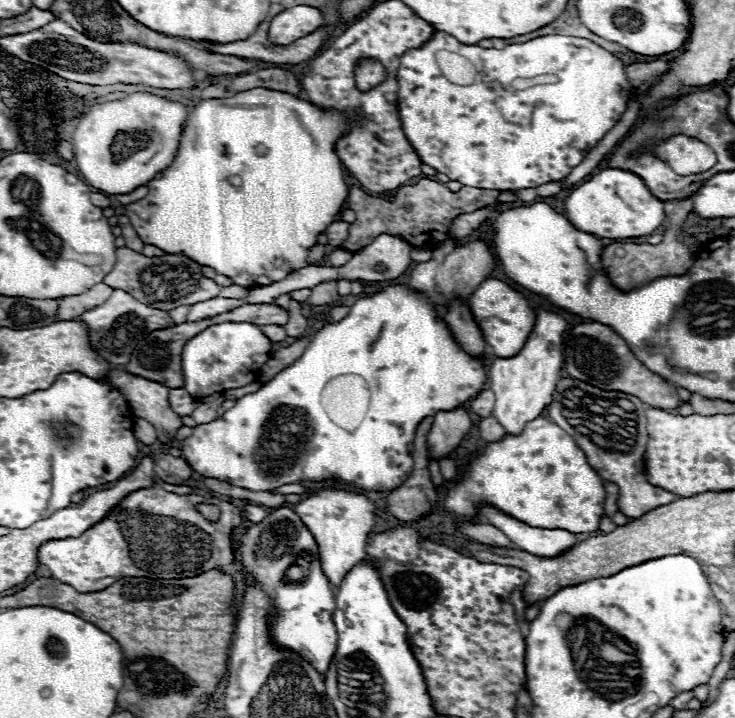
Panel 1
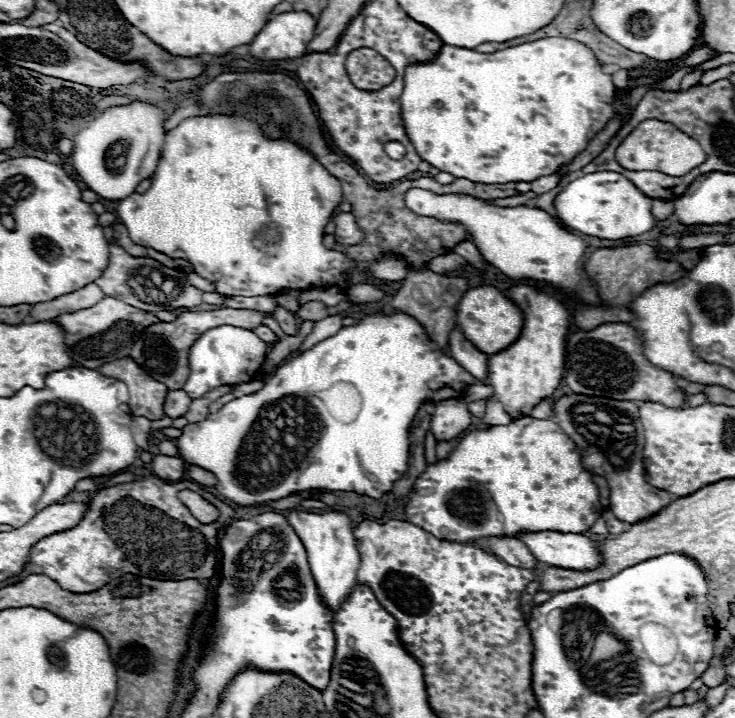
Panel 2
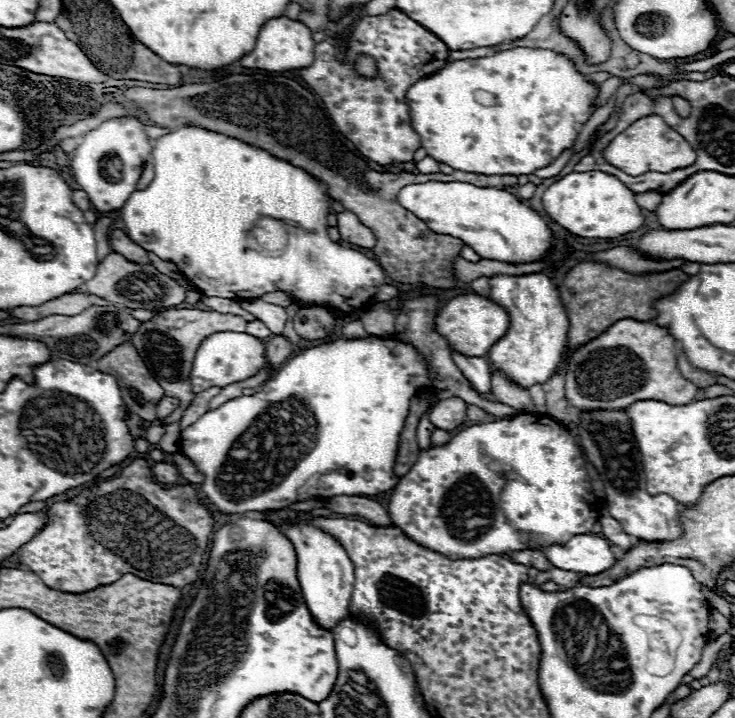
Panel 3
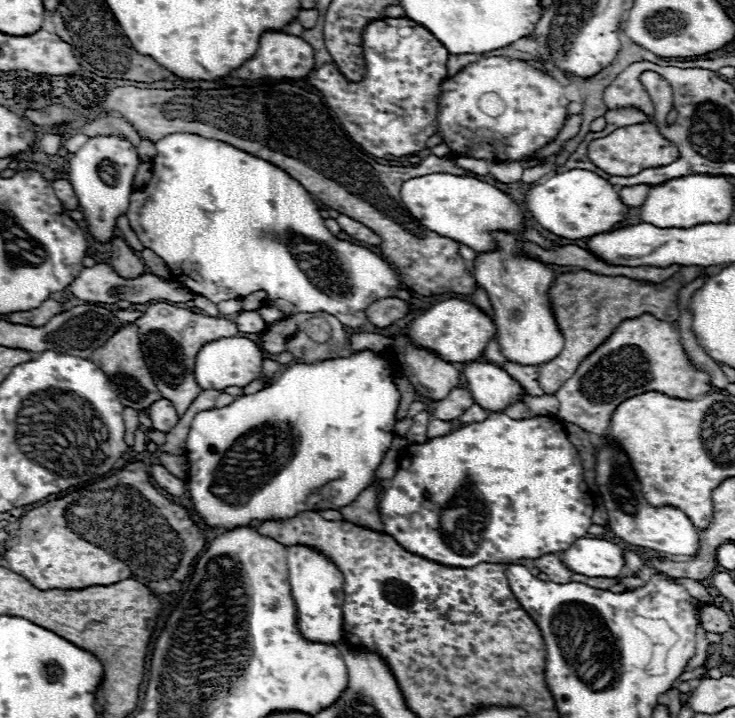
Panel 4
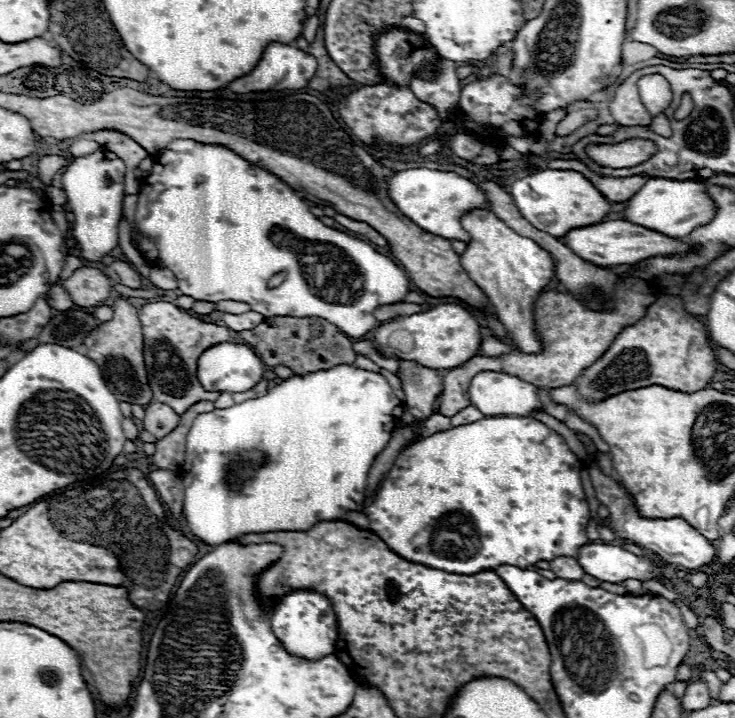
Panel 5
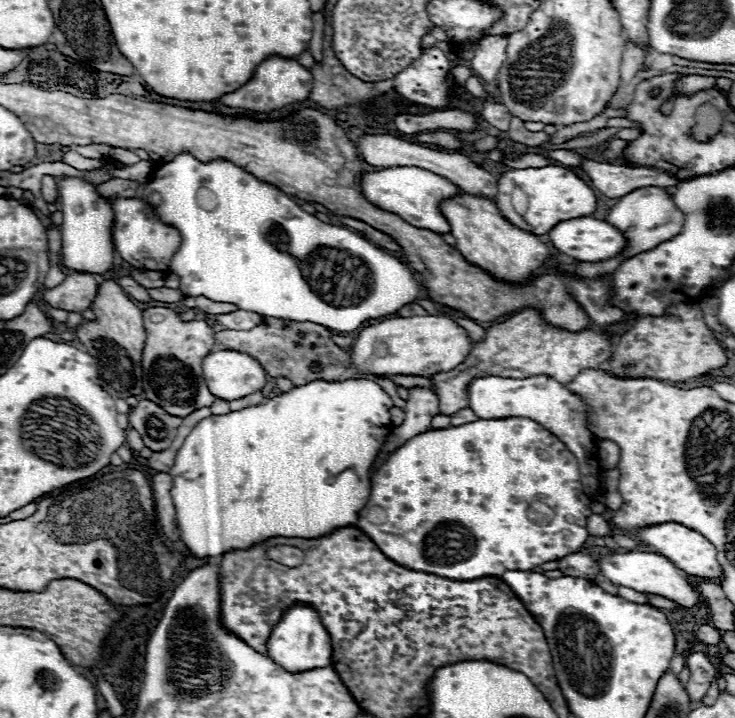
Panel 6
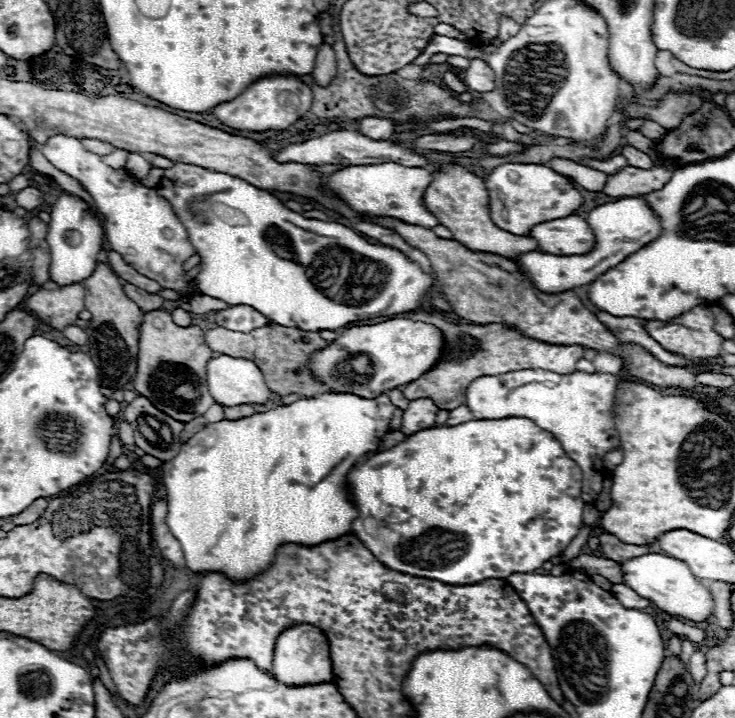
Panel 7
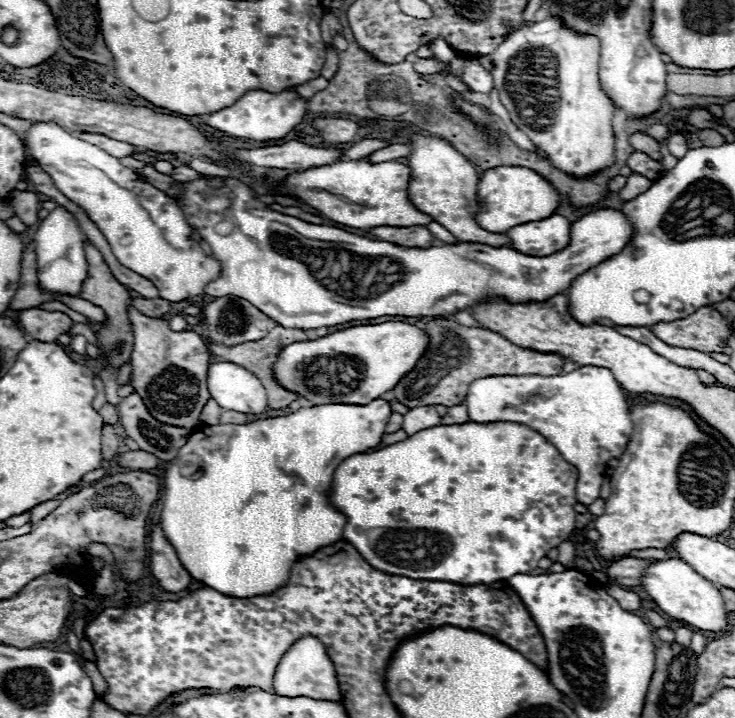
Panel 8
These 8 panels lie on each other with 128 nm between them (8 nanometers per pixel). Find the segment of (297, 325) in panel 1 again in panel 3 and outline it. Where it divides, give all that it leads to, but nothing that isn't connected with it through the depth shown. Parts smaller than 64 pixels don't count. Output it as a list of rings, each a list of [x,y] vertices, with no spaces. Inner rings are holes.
[[[272,336],[268,342],[266,342],[266,360],[270,362],[272,370],[270,374],[274,374],[288,358],[292,356],[292,344],[282,336]]]

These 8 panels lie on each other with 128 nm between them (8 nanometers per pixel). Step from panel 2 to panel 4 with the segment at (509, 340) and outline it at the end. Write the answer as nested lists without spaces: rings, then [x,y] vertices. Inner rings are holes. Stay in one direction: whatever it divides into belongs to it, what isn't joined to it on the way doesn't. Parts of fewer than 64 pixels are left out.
[[[444,300],[432,306],[426,314],[418,316],[408,328],[408,336],[422,348],[438,352],[448,362],[472,362],[482,356],[486,344],[496,334],[494,320],[484,314],[478,306],[468,304],[464,300]]]

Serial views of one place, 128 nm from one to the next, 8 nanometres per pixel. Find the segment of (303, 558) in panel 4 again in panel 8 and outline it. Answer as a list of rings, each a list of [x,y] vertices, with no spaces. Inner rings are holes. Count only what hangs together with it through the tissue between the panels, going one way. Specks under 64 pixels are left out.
[[[316,636],[298,638],[290,650],[280,658],[280,664],[274,674],[274,692],[280,696],[308,696],[314,700],[342,700],[338,678],[332,660],[326,654],[324,644]]]

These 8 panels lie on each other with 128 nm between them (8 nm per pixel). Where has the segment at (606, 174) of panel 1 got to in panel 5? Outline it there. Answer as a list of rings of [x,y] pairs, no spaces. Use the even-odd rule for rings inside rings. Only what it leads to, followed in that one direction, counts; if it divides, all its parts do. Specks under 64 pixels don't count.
[[[542,170],[510,186],[510,196],[520,214],[542,232],[562,238],[568,228],[584,228],[584,224],[598,224],[610,212],[608,198],[576,170]]]

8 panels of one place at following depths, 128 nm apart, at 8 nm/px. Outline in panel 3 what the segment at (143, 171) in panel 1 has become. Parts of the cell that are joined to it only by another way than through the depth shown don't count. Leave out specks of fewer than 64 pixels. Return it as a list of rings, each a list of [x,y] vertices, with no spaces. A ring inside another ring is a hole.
[[[136,116],[112,118],[78,140],[78,148],[72,152],[70,168],[76,182],[88,194],[98,212],[112,212],[122,208],[130,194],[136,190],[140,170],[152,154],[152,140],[148,140],[144,126],[146,124]]]

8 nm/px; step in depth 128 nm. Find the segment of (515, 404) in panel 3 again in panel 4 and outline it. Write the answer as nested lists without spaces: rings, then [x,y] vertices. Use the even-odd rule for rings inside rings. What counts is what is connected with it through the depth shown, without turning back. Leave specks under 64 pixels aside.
[[[496,336],[492,338],[492,342],[488,342],[488,346],[486,346],[486,350],[484,350],[484,356],[486,356],[492,364],[496,364],[498,368],[502,368],[502,364],[506,362],[506,358],[500,354],[500,348],[498,348],[498,342],[496,342]],[[522,396],[520,402],[524,402],[532,414],[536,416],[556,416],[558,414],[558,400],[556,396]]]

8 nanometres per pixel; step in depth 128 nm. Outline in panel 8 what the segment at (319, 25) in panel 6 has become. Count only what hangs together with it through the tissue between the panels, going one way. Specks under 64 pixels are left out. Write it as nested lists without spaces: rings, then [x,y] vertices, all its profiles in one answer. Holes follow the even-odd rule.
[[[328,48],[326,50],[326,62],[324,62],[324,68],[320,70],[320,74],[326,80],[334,78],[338,70],[338,54],[334,52],[334,48]]]

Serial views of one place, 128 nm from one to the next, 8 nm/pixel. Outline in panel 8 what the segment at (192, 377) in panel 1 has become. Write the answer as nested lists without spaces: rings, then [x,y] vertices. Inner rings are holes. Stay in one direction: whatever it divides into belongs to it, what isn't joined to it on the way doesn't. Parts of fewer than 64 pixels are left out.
[[[232,362],[210,364],[208,390],[224,410],[260,414],[268,408],[268,396],[258,376]]]

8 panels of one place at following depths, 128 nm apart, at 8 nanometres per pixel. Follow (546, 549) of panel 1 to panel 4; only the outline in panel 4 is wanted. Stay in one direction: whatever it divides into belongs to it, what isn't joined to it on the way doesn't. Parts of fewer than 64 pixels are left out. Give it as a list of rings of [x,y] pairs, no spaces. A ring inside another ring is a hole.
[[[580,538],[560,558],[572,572],[590,578],[616,578],[624,566],[622,548],[604,538]]]

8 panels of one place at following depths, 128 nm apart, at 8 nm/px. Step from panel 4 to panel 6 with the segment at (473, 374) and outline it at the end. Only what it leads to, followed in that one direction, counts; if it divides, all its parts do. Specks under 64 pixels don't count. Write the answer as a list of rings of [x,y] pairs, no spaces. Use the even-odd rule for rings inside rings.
[[[484,376],[484,378],[476,378],[470,382],[468,396],[470,396],[468,406],[474,410],[474,414],[478,418],[490,420],[490,418],[516,416],[516,418],[536,420],[538,424],[548,428],[576,456],[578,466],[580,466],[580,474],[586,476],[586,478],[582,478],[584,492],[588,496],[598,494],[598,484],[596,484],[598,478],[592,478],[592,476],[598,476],[598,472],[600,472],[598,448],[596,448],[598,438],[586,428],[586,424],[584,424],[586,408],[576,394],[568,392],[560,382],[546,378],[546,376],[534,376],[534,378],[524,378],[524,380],[502,378],[502,376]]]

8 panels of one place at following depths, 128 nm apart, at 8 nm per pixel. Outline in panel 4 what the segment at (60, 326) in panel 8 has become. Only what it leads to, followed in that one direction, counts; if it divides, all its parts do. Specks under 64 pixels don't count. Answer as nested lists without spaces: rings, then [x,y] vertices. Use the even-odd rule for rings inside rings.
[[[96,264],[92,268],[84,268],[80,272],[80,276],[70,284],[70,292],[84,302],[104,302],[104,304],[114,304],[118,300],[128,300],[130,304],[148,304],[152,300],[156,300],[156,302],[188,302],[188,300],[196,298],[196,294],[190,292],[188,288],[184,288],[180,282],[164,282],[162,278],[158,278],[152,272],[128,280],[128,278],[118,276],[110,264]]]

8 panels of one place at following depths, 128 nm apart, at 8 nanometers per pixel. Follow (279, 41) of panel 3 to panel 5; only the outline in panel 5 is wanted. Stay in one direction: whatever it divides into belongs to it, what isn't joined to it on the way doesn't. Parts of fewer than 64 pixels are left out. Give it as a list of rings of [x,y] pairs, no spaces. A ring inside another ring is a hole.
[[[270,42],[264,48],[264,54],[256,68],[230,82],[230,90],[234,92],[252,92],[252,90],[286,90],[286,88],[304,88],[316,72],[316,58],[296,46],[290,44],[280,44],[280,42]]]

